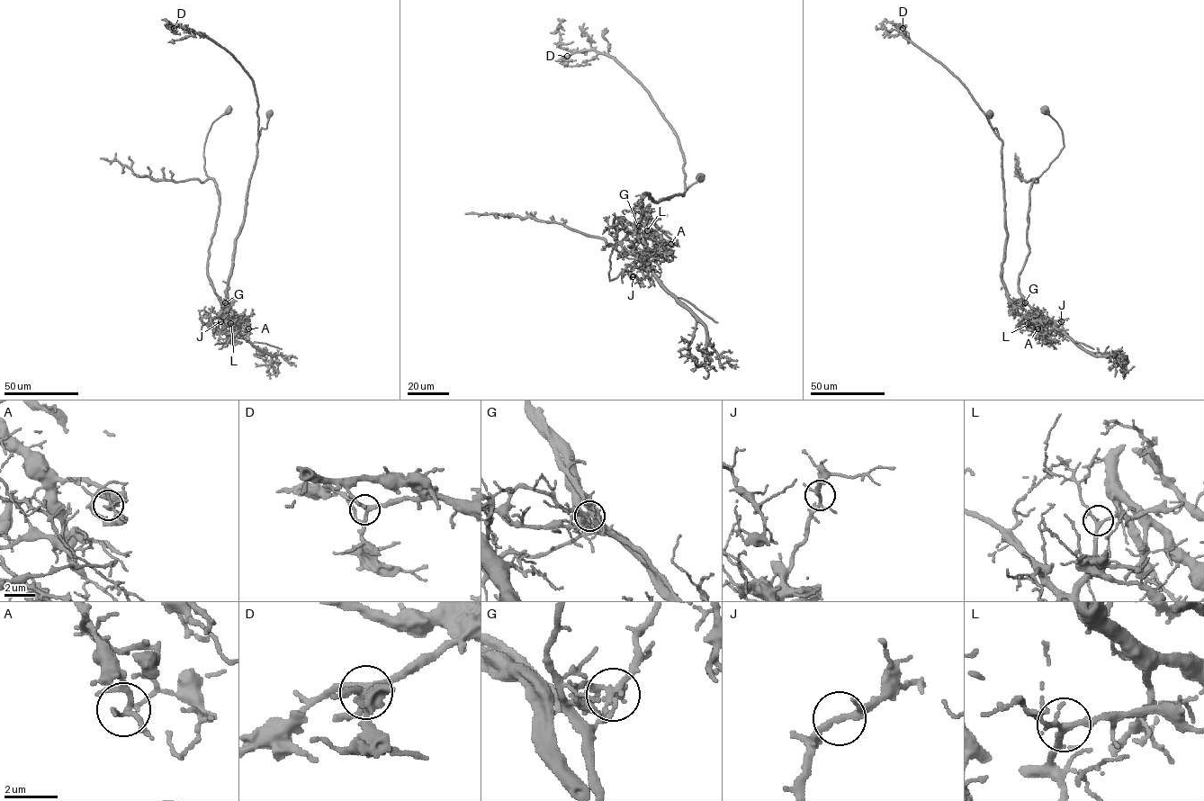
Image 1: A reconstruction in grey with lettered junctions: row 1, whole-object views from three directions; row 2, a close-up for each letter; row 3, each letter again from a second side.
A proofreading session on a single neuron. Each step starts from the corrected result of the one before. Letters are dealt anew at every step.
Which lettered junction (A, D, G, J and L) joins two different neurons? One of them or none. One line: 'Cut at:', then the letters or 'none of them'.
Cut at: G

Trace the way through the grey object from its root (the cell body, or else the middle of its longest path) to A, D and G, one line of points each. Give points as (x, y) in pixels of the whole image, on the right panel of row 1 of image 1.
A: (1045, 110), (1061, 130), (1064, 148), (1029, 190), (1028, 254), (1019, 283), (1024, 303), (1013, 312), (1037, 328)
D: (1045, 110), (1064, 148), (1030, 188), (1025, 302), (1011, 301), (1001, 279), (1002, 141), (967, 88), (902, 28)
G: (1045, 110), (1061, 130), (1064, 148), (1029, 190), (1028, 254), (1019, 283), (1024, 302)

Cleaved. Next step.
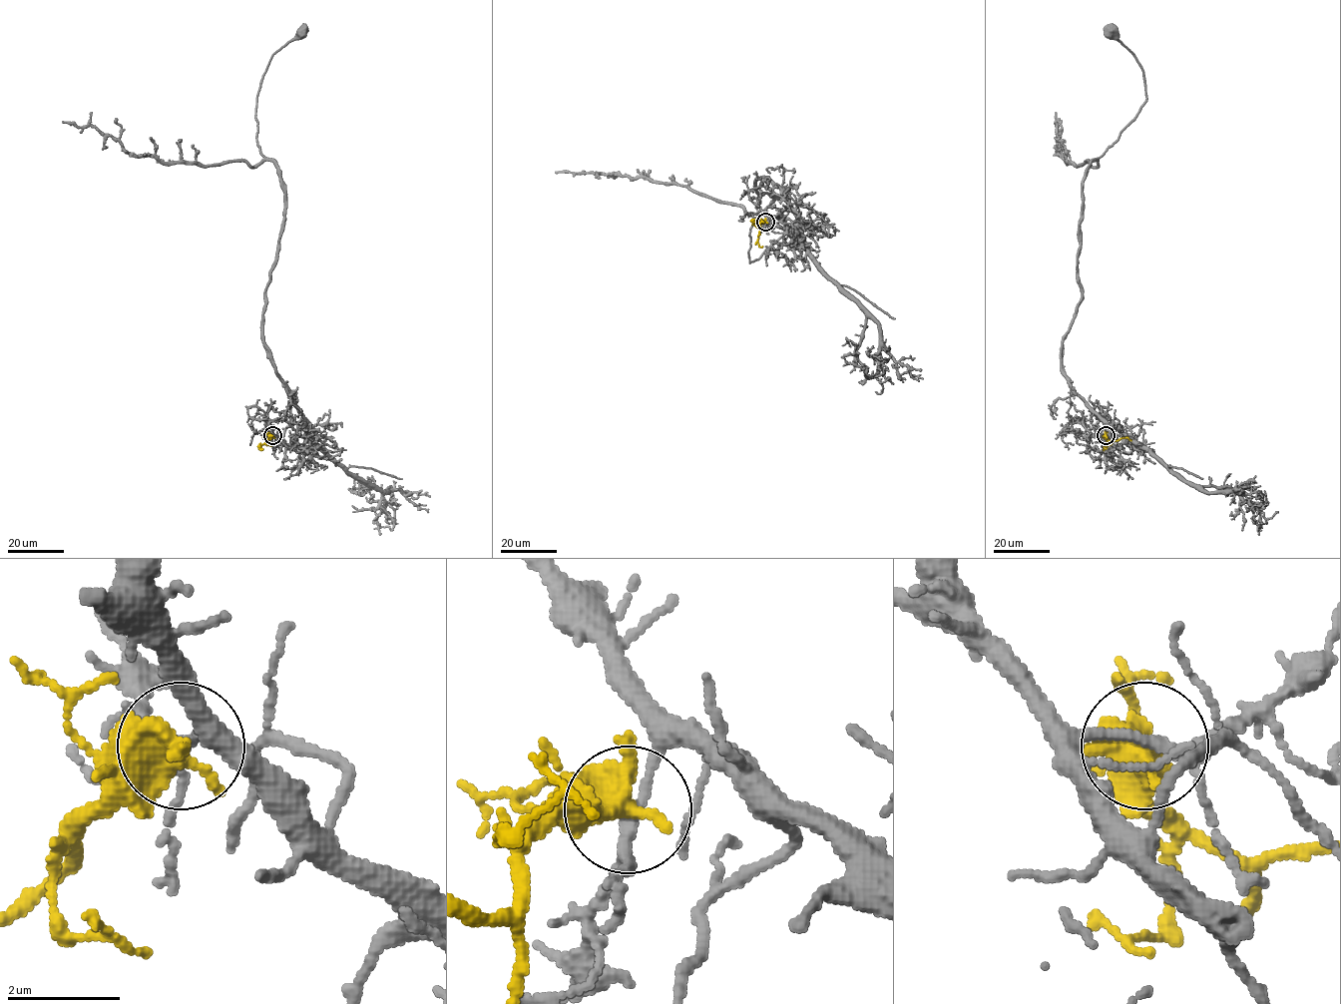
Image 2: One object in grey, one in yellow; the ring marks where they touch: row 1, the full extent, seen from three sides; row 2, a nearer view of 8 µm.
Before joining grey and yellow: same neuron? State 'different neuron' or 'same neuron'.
different neuron

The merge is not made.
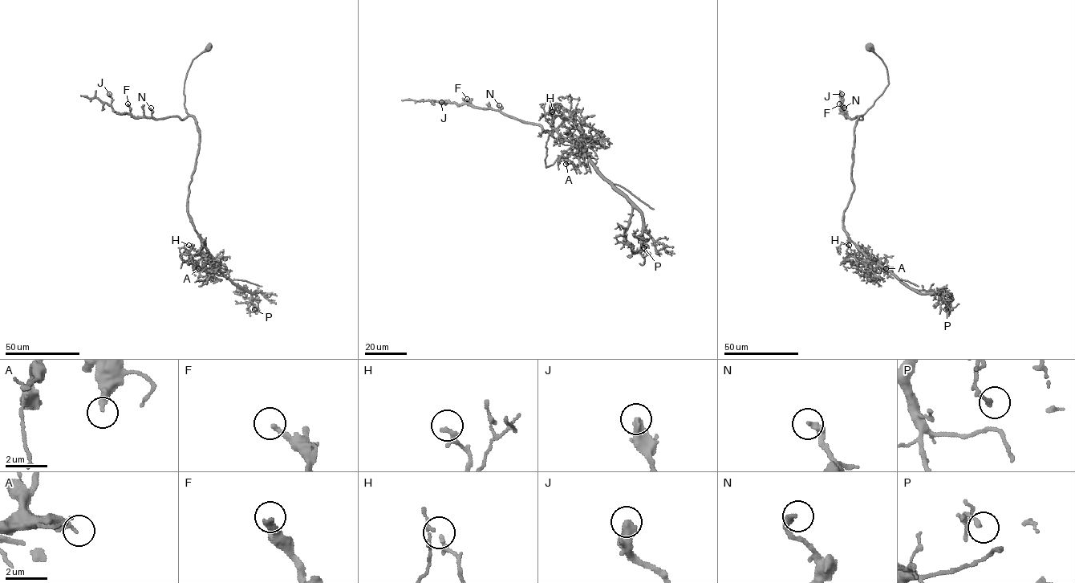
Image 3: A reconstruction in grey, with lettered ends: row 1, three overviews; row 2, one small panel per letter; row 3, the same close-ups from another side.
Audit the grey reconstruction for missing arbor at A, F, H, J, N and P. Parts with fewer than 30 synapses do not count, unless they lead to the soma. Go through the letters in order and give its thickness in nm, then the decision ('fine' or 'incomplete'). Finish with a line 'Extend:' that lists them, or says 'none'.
A: calibre 280 nm; fine
F: calibre 240 nm; fine
H: calibre 240 nm; fine
J: calibre 400 nm; incomplete
N: calibre 240 nm; fine
P: calibre 200 nm; fine
Extend: J

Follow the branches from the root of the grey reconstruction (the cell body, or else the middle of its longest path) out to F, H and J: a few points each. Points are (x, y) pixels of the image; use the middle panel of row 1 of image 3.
F: (578, 140), (545, 167), (545, 144), (552, 131), (498, 111), (476, 108), (467, 99)
H: (578, 140), (545, 167), (548, 136), (566, 120), (551, 105), (573, 116), (586, 149), (552, 112)
J: (578, 140), (545, 167), (545, 144), (552, 131), (491, 108), (441, 102)

